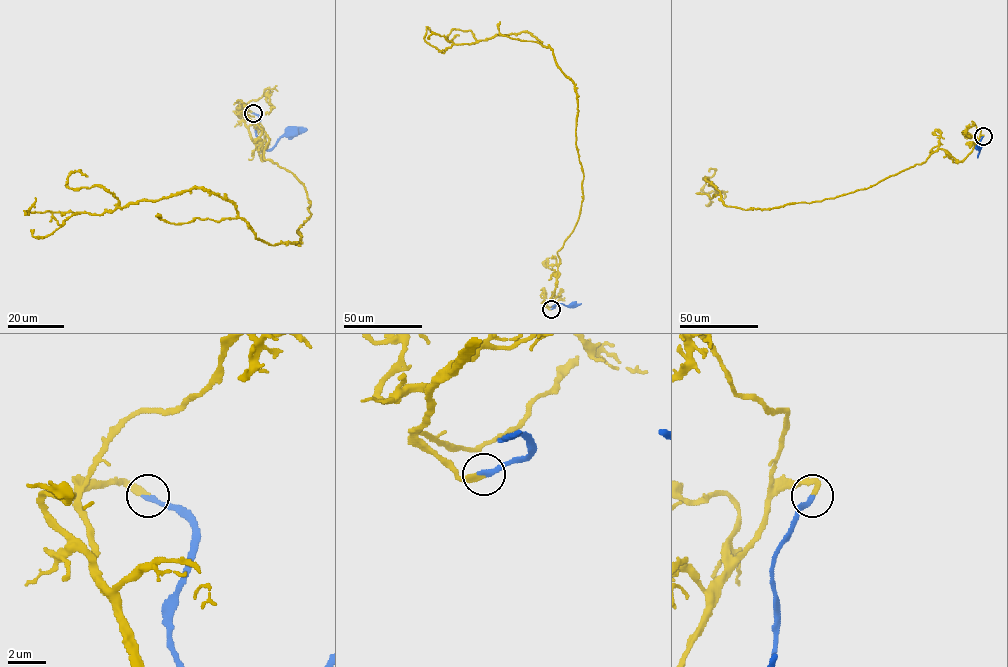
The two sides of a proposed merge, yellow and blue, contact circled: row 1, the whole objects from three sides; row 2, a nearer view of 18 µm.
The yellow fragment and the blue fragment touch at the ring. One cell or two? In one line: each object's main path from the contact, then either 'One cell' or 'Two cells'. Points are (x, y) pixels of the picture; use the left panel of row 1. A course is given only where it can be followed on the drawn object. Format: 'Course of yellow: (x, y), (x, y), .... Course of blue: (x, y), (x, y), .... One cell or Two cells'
Course of yellow: (252, 113), (260, 157), (265, 135), (310, 201), (298, 243), (193, 187), (100, 214), (28, 214), (35, 197). Course of blue: (252, 113), (260, 118), (257, 138), (267, 149), (289, 131). One cell

